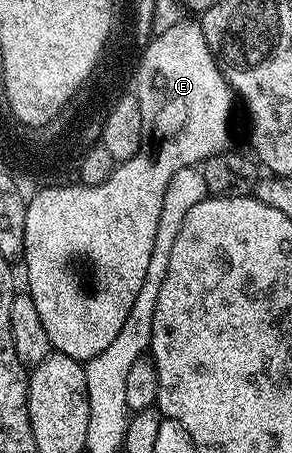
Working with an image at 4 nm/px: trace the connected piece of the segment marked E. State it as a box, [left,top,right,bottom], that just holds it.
[23,19,235,363]

